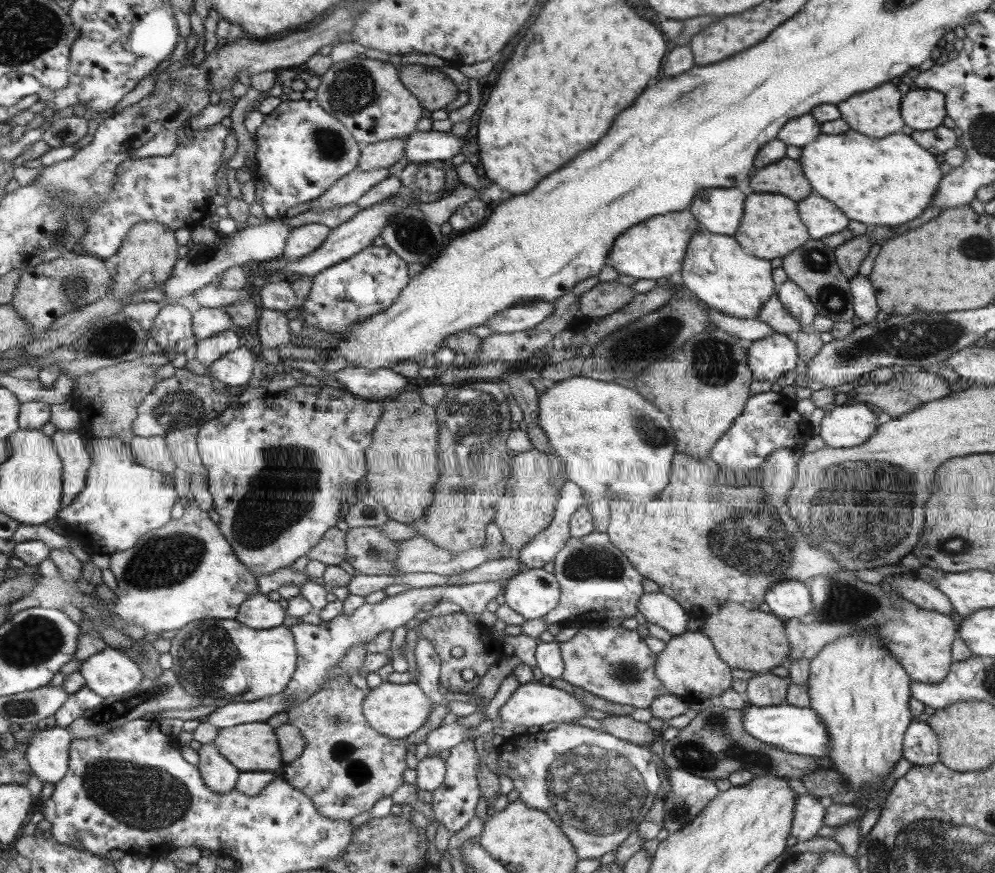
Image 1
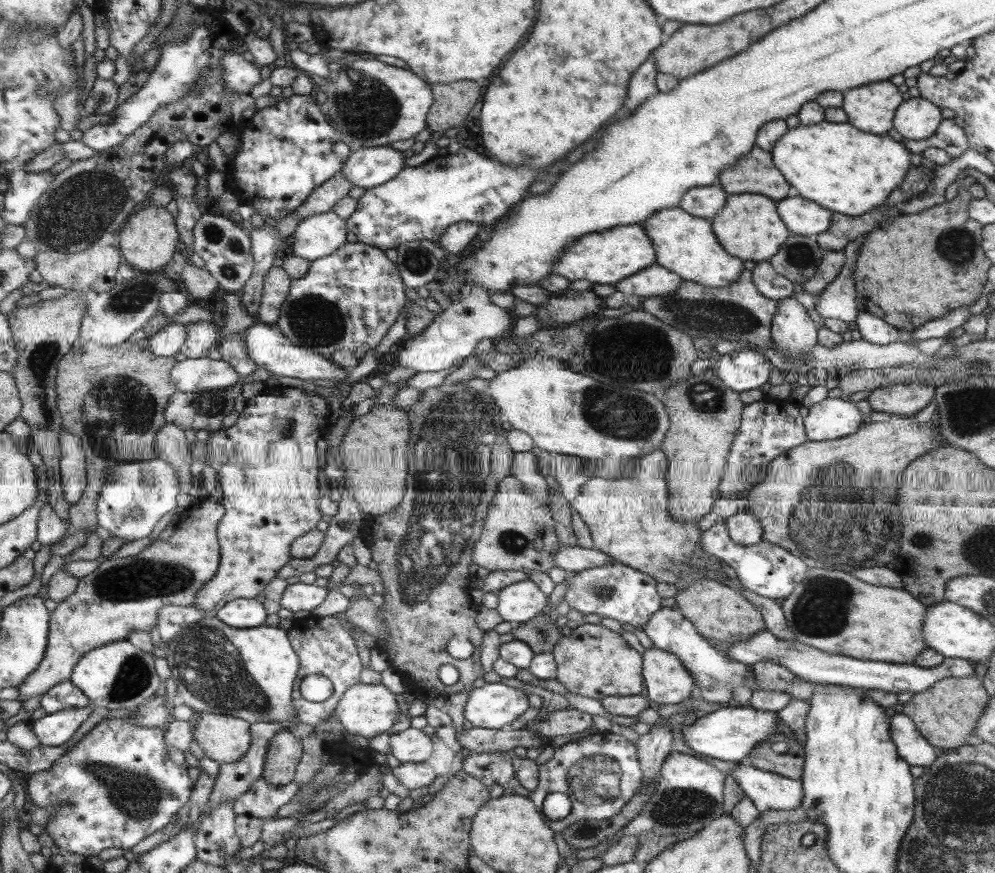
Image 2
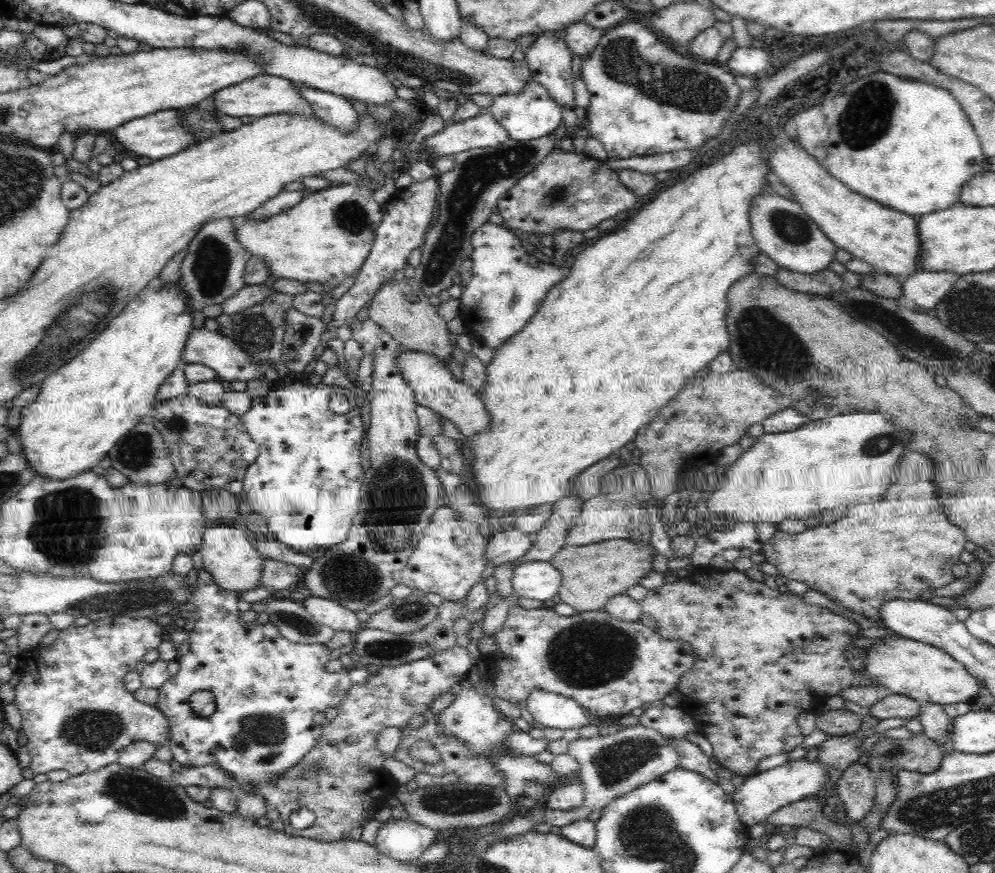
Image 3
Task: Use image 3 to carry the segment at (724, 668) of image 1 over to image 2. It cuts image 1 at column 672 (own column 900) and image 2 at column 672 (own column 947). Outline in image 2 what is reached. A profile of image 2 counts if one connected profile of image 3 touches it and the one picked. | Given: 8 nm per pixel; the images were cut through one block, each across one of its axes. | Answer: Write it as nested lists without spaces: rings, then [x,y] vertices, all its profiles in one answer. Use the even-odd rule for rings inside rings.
[[[651,647],[643,652],[645,696],[652,705],[680,704],[695,690],[691,673],[669,652]]]

